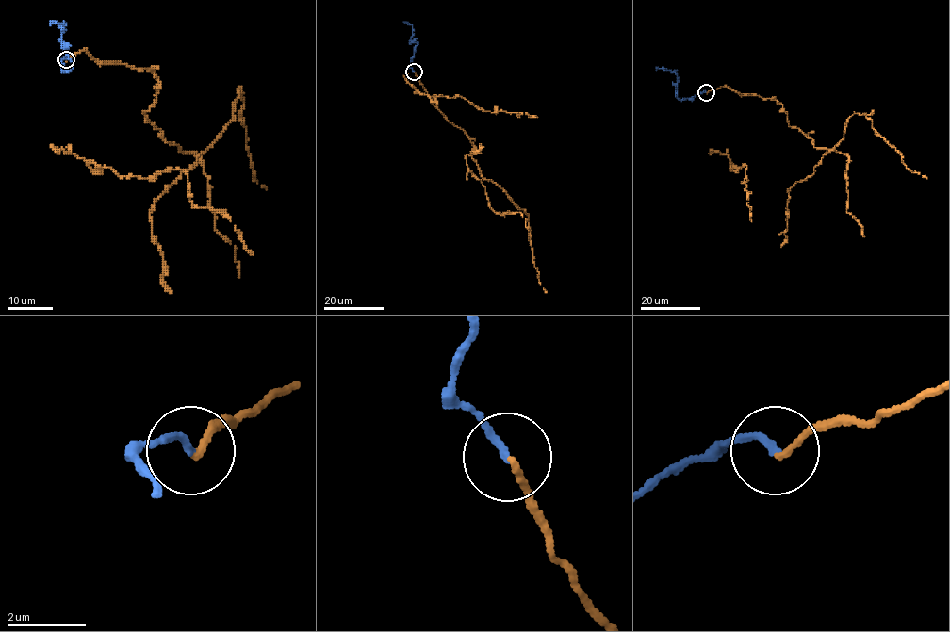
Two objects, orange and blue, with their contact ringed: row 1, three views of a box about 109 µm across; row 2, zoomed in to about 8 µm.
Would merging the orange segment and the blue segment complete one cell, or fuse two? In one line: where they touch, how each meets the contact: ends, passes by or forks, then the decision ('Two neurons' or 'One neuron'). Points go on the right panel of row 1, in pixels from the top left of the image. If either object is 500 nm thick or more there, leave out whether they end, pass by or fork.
Place: (706, 92). At the ring orange ends. At the ring blue ends. One neuron

